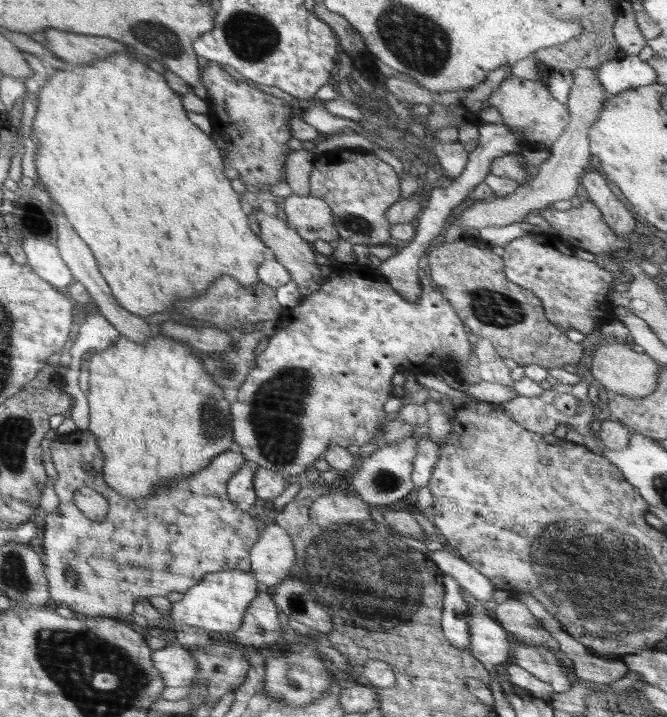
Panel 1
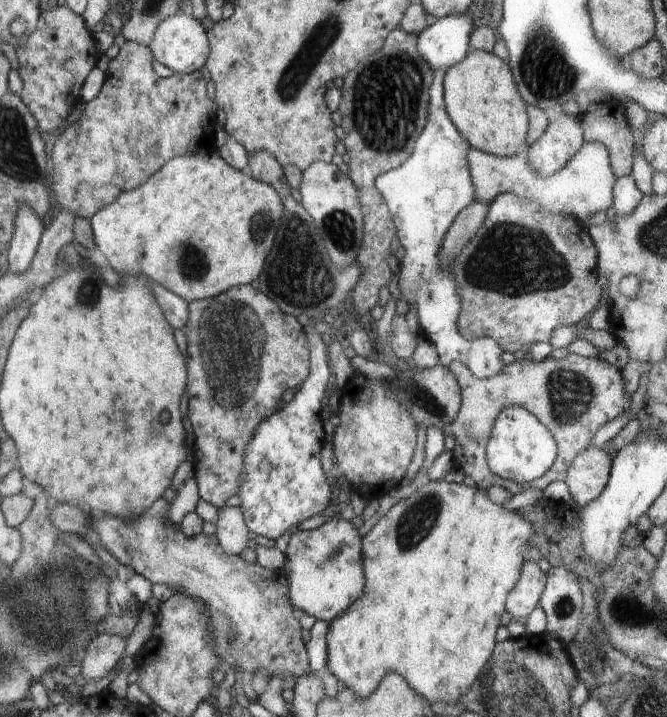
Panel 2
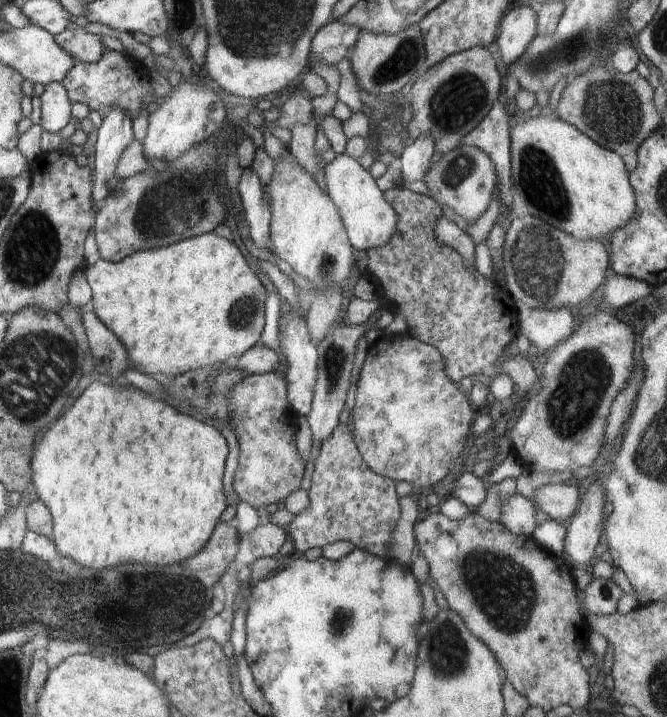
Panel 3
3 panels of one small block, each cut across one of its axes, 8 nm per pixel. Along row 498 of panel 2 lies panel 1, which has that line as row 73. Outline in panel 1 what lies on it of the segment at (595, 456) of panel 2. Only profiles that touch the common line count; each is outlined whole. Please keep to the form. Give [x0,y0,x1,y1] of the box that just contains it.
[444,68,607,243]

